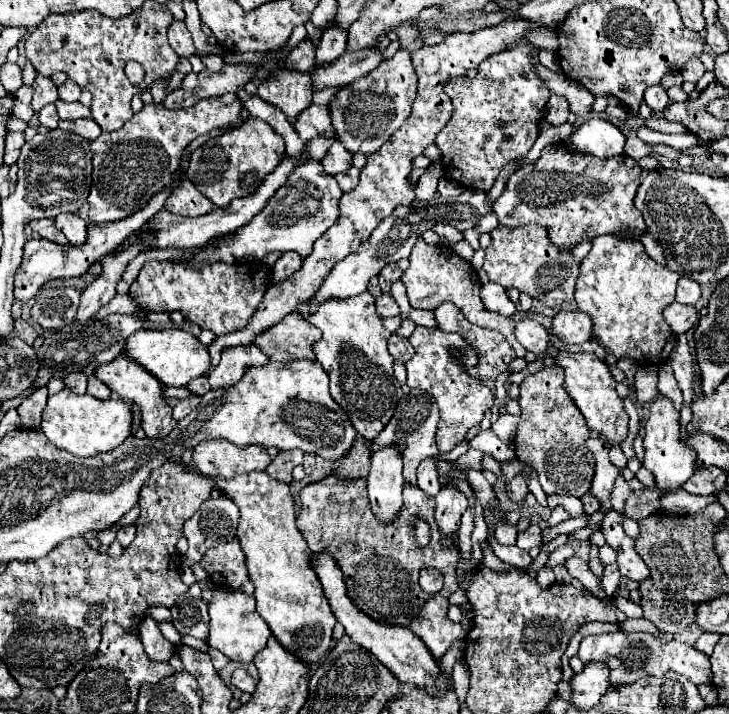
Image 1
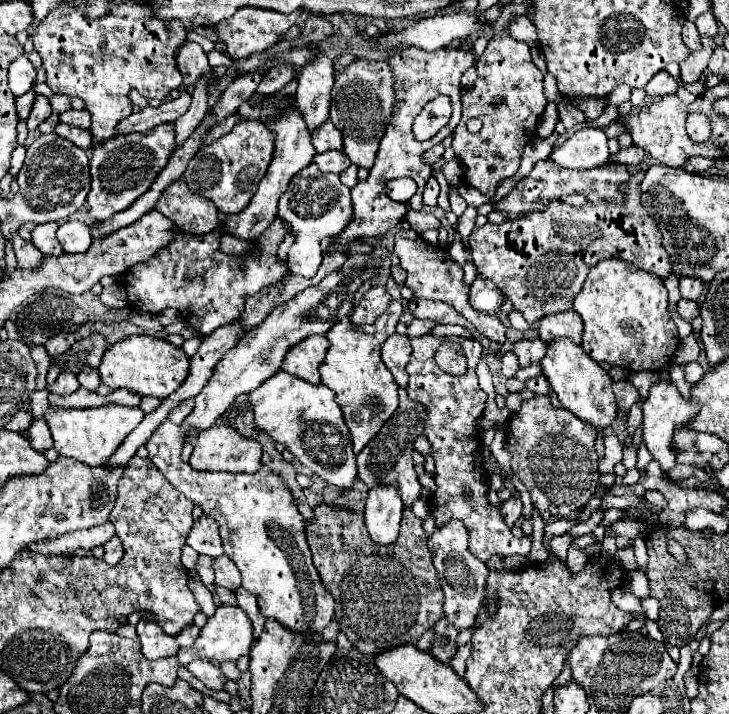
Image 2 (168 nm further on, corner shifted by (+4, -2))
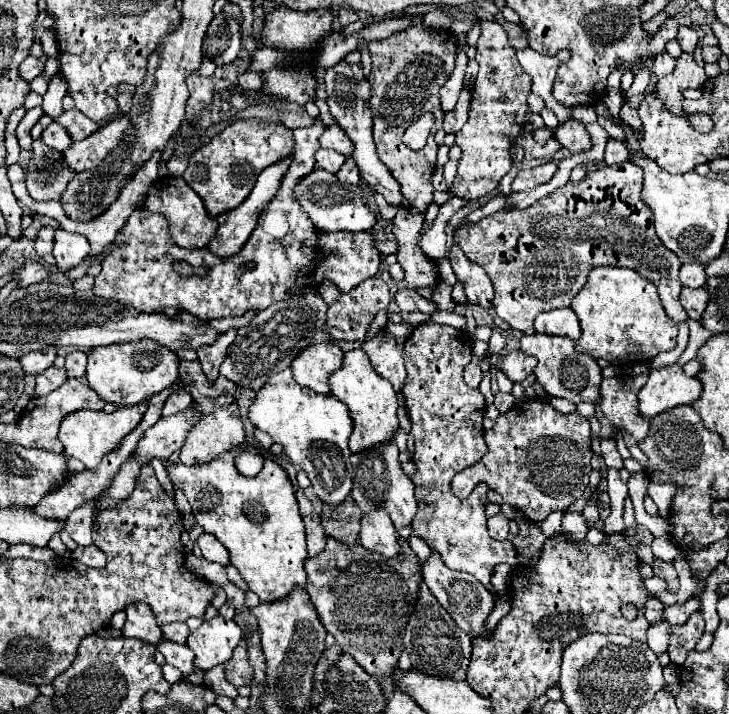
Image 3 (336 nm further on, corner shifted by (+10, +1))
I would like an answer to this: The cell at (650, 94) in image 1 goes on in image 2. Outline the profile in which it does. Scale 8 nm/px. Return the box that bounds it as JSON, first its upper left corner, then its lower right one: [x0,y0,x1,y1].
[646,71,678,99]

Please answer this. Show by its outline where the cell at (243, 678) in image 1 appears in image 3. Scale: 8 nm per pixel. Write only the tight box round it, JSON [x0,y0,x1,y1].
[158,638,194,676]

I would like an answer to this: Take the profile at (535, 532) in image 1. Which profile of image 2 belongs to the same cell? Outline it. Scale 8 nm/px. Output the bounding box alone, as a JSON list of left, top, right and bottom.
[406,335,532,563]

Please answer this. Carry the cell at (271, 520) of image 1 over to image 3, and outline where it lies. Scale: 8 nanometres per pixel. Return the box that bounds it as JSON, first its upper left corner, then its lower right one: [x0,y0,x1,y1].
[164,447,306,602]

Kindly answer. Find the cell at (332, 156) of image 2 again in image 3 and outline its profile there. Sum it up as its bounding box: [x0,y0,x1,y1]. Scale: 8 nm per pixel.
[316,148,346,174]

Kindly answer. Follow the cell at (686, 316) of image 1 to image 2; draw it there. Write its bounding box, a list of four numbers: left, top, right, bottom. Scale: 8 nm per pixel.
[676,299,700,321]

